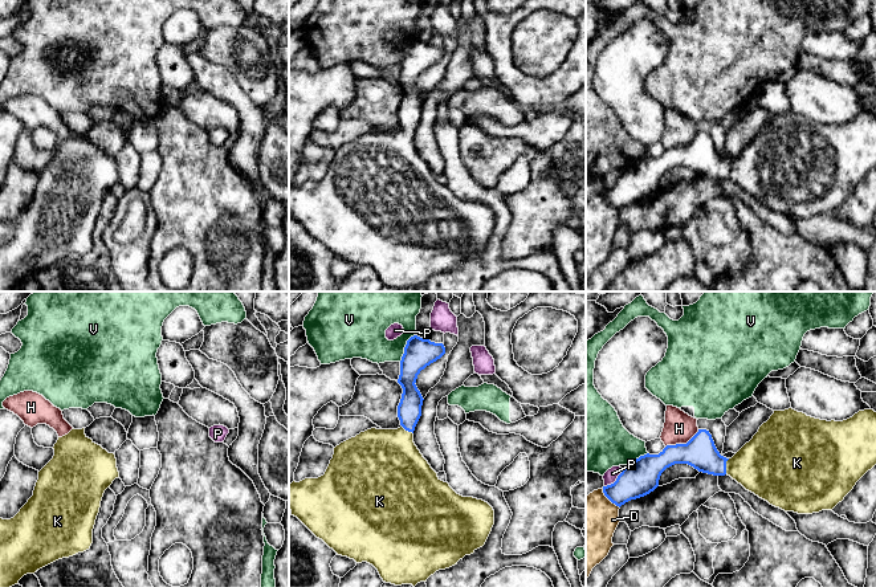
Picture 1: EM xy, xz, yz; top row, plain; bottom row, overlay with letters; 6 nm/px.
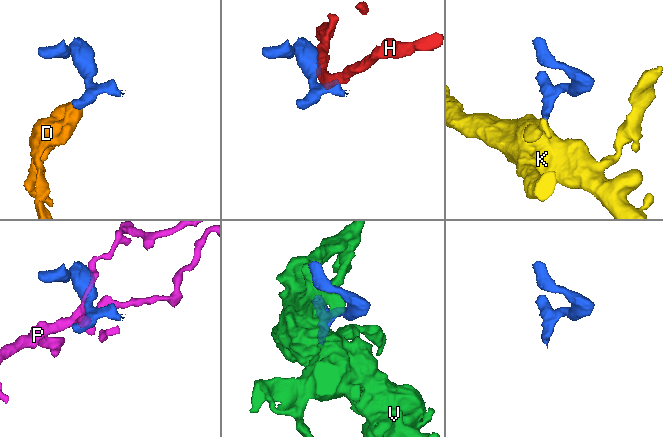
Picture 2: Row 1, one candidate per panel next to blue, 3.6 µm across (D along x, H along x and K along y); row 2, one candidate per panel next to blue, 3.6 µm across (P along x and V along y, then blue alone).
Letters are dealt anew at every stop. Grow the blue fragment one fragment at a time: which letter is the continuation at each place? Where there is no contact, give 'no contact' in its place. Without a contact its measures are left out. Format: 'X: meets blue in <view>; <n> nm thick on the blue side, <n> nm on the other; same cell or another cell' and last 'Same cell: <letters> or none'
D: meets blue in yz; 220 nm thick on the blue side, 360 nm on the other; another cell
H: meets blue in yz; 200 nm thick on the blue side, 190 nm on the other; another cell
K: meets blue in yz; 200 nm thick on the blue side, 360 nm on the other; same cell
P: meets blue in yz; 220 nm thick on the blue side, 80 nm on the other; another cell
V: meets blue in xz; 180 nm thick on the blue side, 260 nm on the other; another cell
Same cell: K

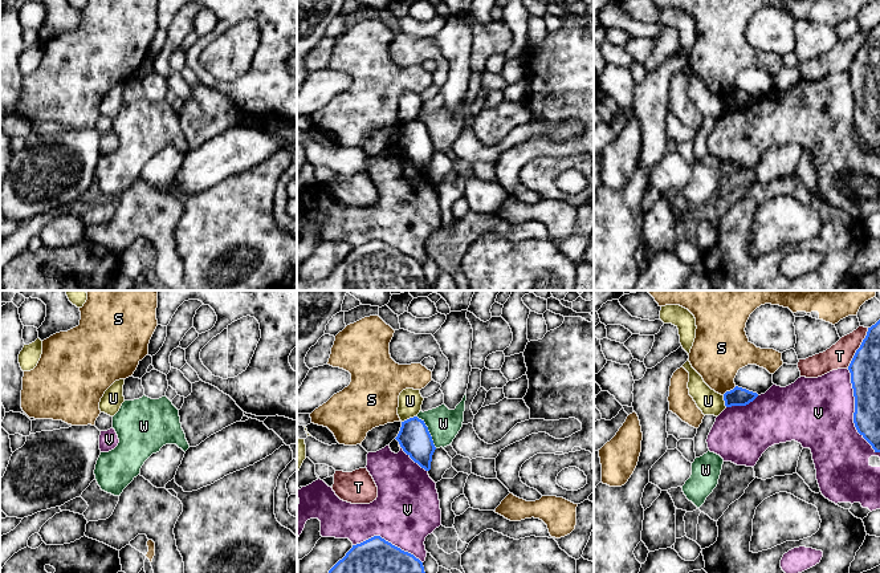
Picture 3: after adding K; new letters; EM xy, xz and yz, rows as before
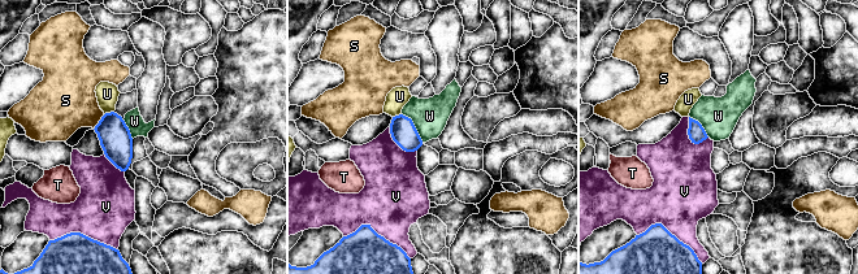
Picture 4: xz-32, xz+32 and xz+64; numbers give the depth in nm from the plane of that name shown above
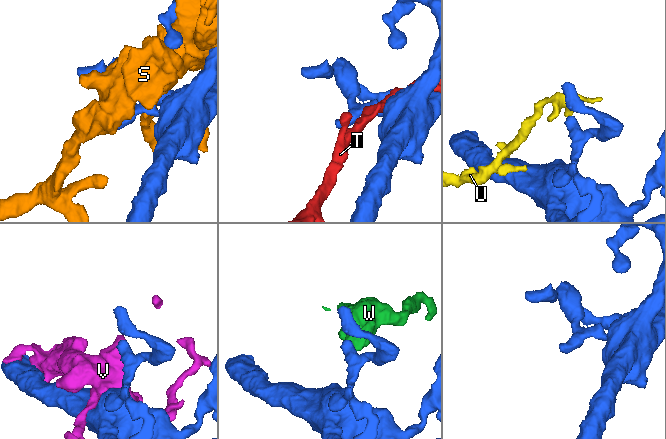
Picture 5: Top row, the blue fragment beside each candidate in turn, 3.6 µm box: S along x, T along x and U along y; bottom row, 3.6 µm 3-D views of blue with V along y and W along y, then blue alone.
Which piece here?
S: meets blue in yz; 110 nm thick on the blue side, 320 nm on the other; another cell
T: meets blue in yz; 190 nm thick on the blue side, 160 nm on the other; another cell
U: meets blue in xz; 190 nm thick on the blue side, 140 nm on the other; another cell
V: meets blue in yz; 180 nm thick on the blue side, 440 nm on the other; another cell
W: meets blue in xz; 190 nm thick on the blue side, 190 nm on the other; another cell
Same cell: none

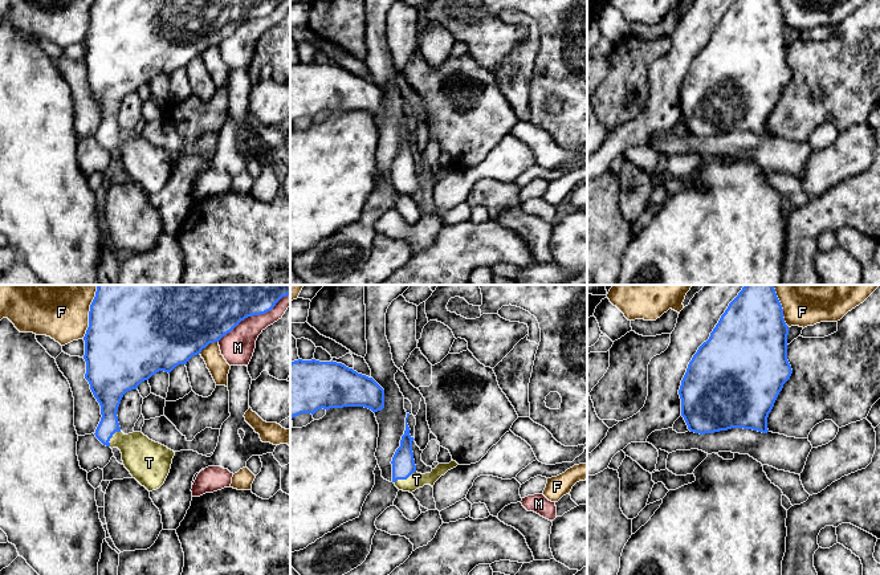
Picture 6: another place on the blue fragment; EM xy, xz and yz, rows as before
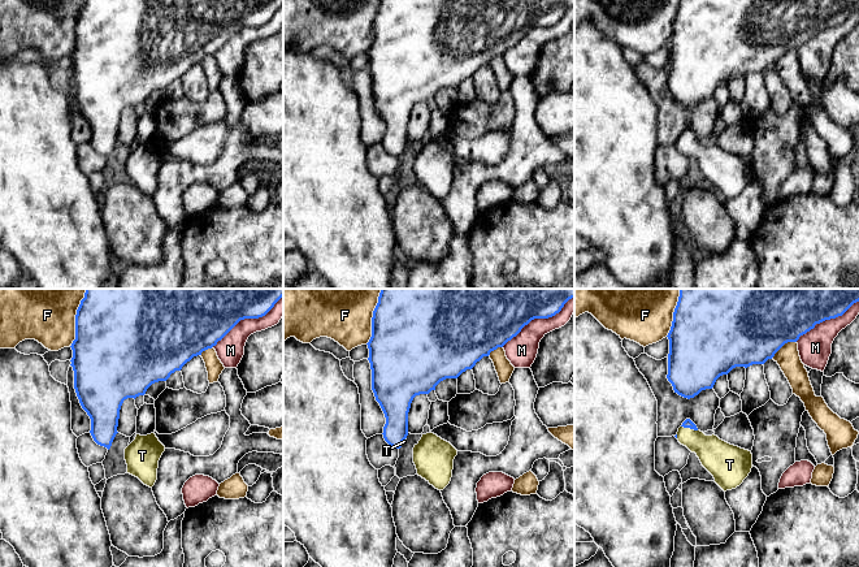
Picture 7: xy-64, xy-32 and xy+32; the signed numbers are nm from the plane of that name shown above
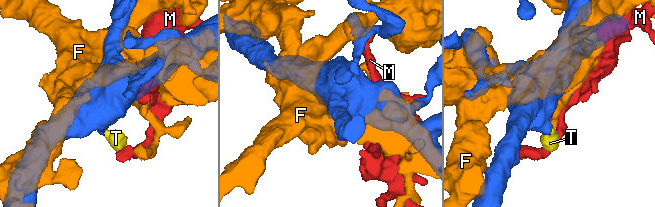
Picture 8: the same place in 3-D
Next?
F: meets blue in xy; 460 nm thick on the blue side, 280 nm on the other; another cell
M: meets blue in xy; 280 nm thick on the blue side, 200 nm on the other; another cell
T: meets blue in xz; 140 nm thick on the blue side, 100 nm on the other; same cell
Same cell: T

